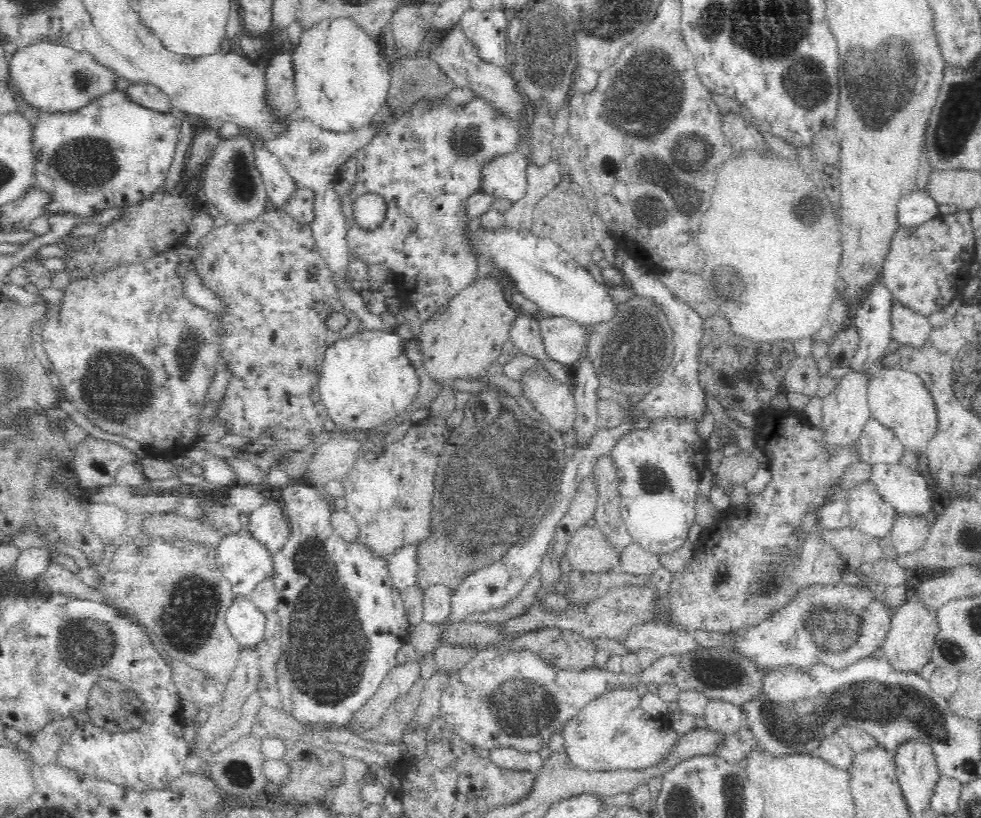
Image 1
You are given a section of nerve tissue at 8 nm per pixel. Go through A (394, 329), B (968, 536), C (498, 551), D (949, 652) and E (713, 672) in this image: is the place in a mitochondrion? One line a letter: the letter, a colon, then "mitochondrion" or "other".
A: other
B: mitochondrion
C: other
D: mitochondrion
E: mitochondrion

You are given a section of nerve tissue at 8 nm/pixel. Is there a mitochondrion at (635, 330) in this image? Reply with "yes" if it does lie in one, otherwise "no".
yes

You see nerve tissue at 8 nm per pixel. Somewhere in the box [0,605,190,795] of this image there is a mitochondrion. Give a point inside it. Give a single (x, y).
(88, 643)

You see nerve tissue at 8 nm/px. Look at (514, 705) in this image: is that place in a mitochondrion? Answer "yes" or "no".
yes

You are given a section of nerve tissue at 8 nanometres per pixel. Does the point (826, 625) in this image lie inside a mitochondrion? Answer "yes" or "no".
yes

